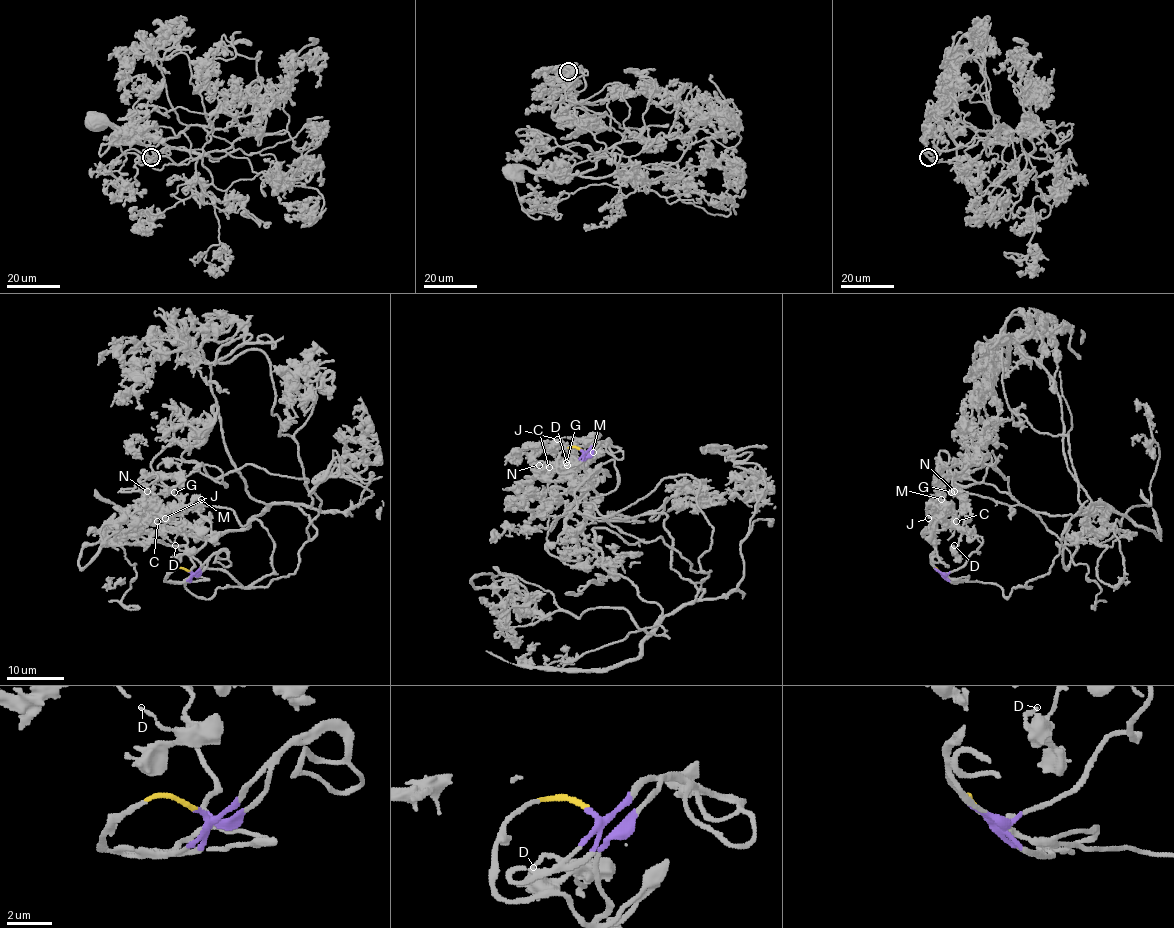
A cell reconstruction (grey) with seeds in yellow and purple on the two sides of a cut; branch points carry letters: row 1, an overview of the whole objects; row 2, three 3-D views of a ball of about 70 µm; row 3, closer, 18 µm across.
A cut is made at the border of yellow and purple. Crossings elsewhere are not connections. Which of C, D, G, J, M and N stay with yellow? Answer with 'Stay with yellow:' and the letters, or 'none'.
Stay with yellow: C, G, N

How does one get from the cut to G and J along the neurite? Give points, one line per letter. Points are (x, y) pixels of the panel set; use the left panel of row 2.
G: (189, 571), (164, 581), (287, 577), (320, 501), (167, 458), (174, 492)
J: (189, 571), (187, 551), (204, 544), (197, 538), (197, 505), (164, 518)

